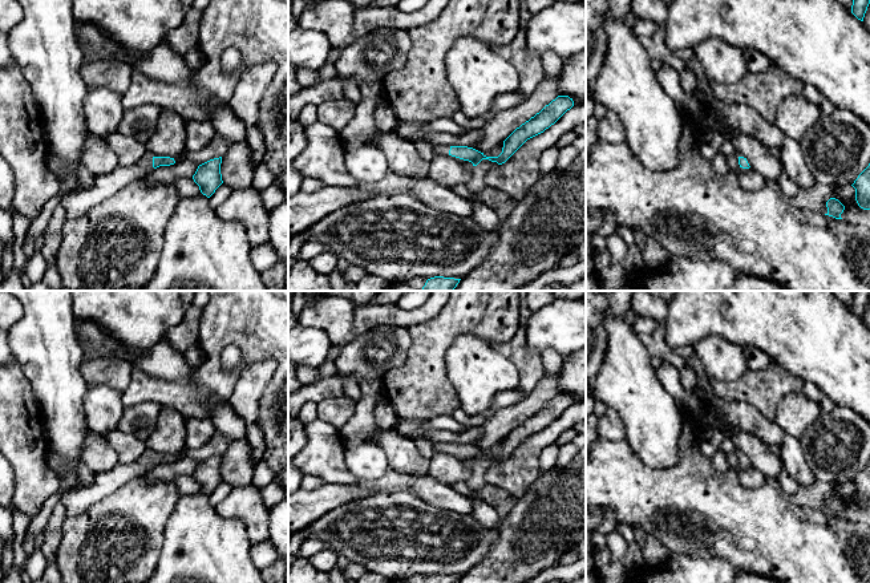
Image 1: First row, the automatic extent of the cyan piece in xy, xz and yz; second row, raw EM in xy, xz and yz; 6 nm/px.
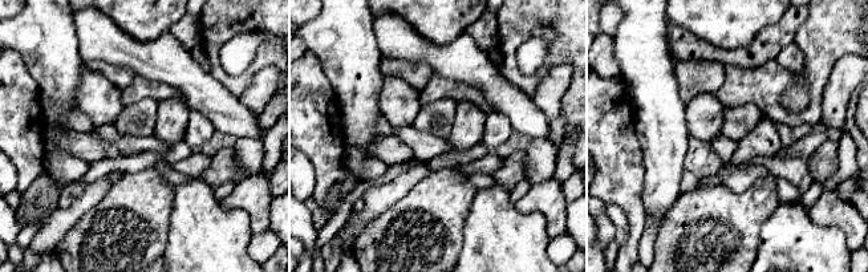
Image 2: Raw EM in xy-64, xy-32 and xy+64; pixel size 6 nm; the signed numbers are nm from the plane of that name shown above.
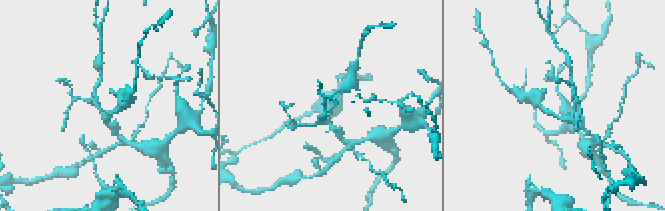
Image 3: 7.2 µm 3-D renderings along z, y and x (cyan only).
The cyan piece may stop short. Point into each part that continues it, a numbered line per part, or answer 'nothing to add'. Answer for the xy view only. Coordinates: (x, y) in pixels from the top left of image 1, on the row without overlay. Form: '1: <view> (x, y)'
1: xy (76, 501)

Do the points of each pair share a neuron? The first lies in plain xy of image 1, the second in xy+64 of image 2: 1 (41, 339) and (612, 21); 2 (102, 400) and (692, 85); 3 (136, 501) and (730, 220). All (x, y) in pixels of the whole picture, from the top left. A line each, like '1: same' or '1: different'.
1: different
2: different
3: same

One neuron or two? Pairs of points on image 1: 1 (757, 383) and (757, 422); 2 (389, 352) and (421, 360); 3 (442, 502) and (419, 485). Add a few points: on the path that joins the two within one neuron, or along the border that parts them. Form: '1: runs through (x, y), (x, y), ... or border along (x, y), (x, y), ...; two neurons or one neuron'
1: border along (728, 400), (748, 403), (767, 418), (773, 420); two neurons
2: border along (408, 327), (408, 356), (384, 376); two neurons
3: runs through (437, 497), (424, 486); one neuron

